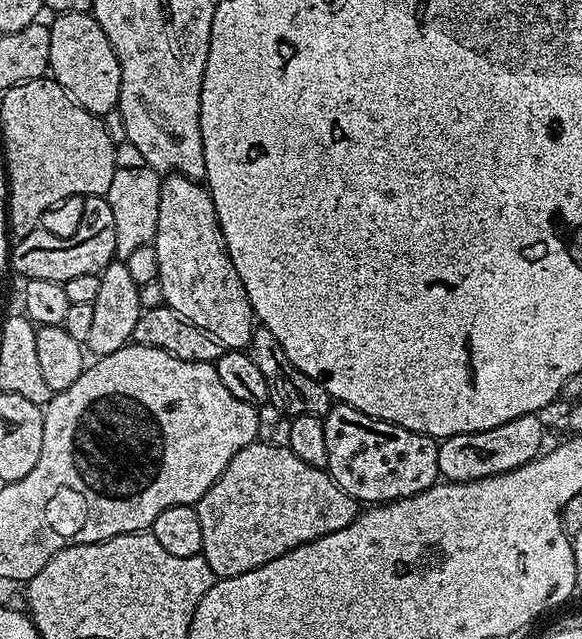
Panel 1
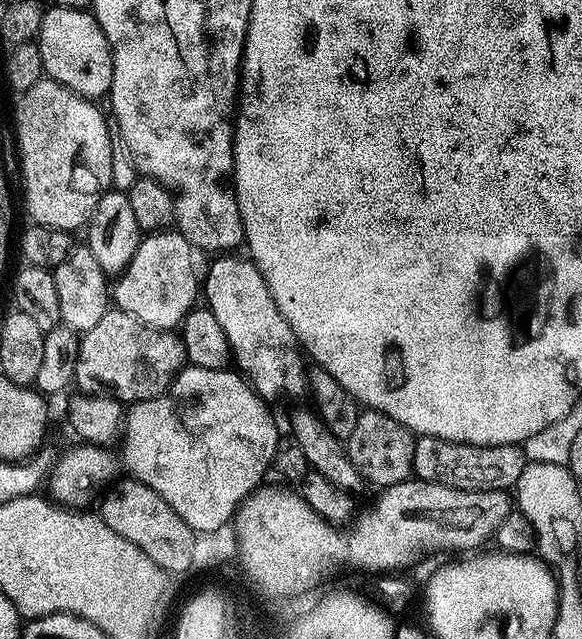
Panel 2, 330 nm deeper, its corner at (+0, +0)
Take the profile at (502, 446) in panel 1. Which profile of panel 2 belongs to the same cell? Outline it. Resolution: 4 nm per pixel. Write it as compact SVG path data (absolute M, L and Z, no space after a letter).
M420 436L414 446L412 471L415 479L471 492L503 492L515 489L522 470L529 464L519 444L459 444L433 436Z

